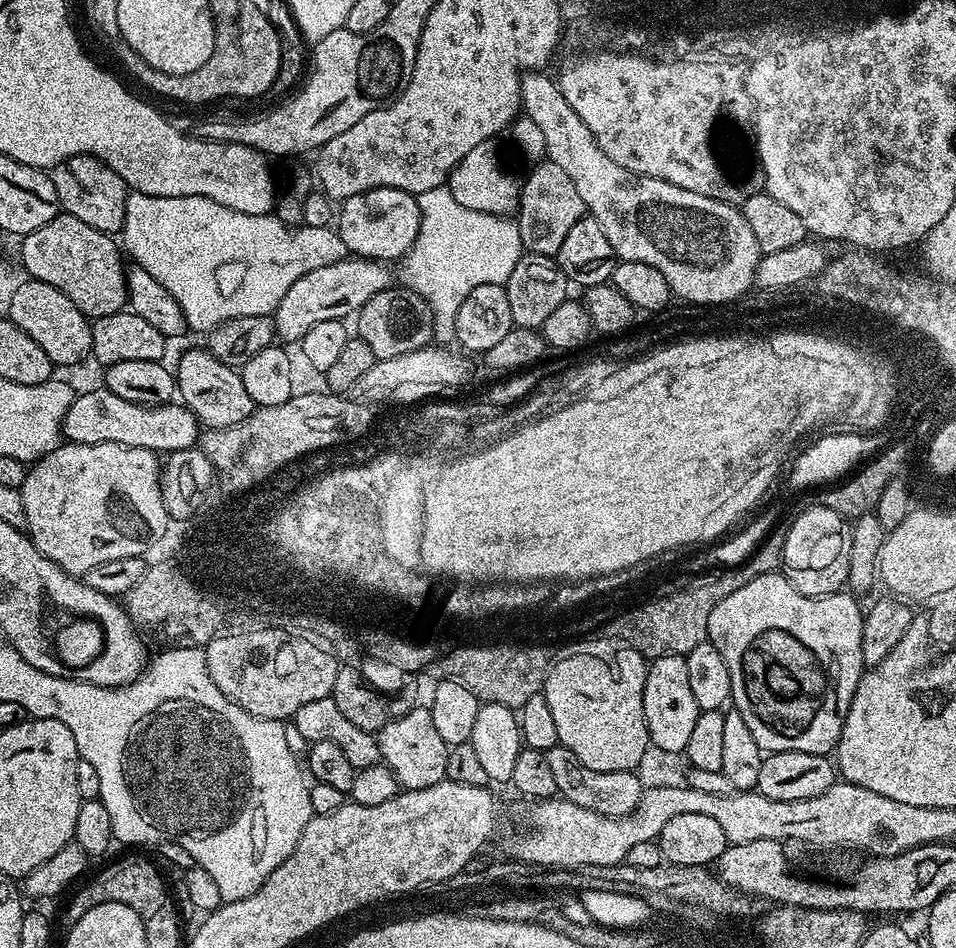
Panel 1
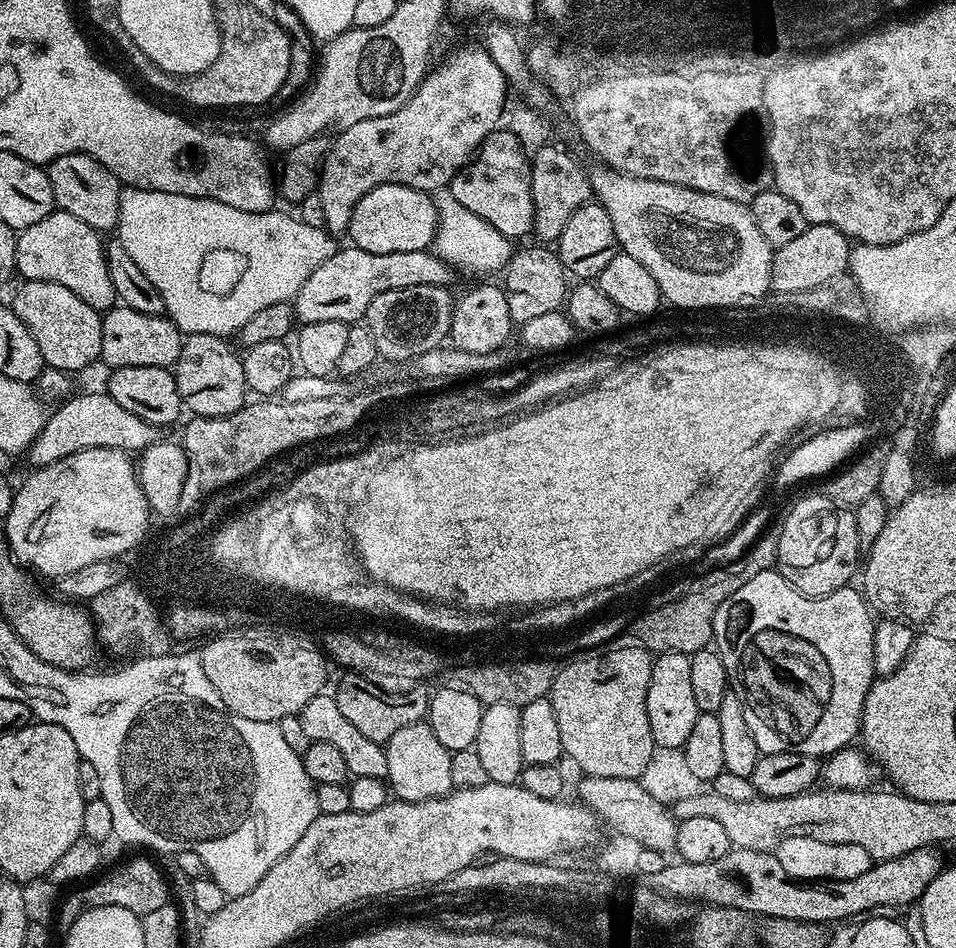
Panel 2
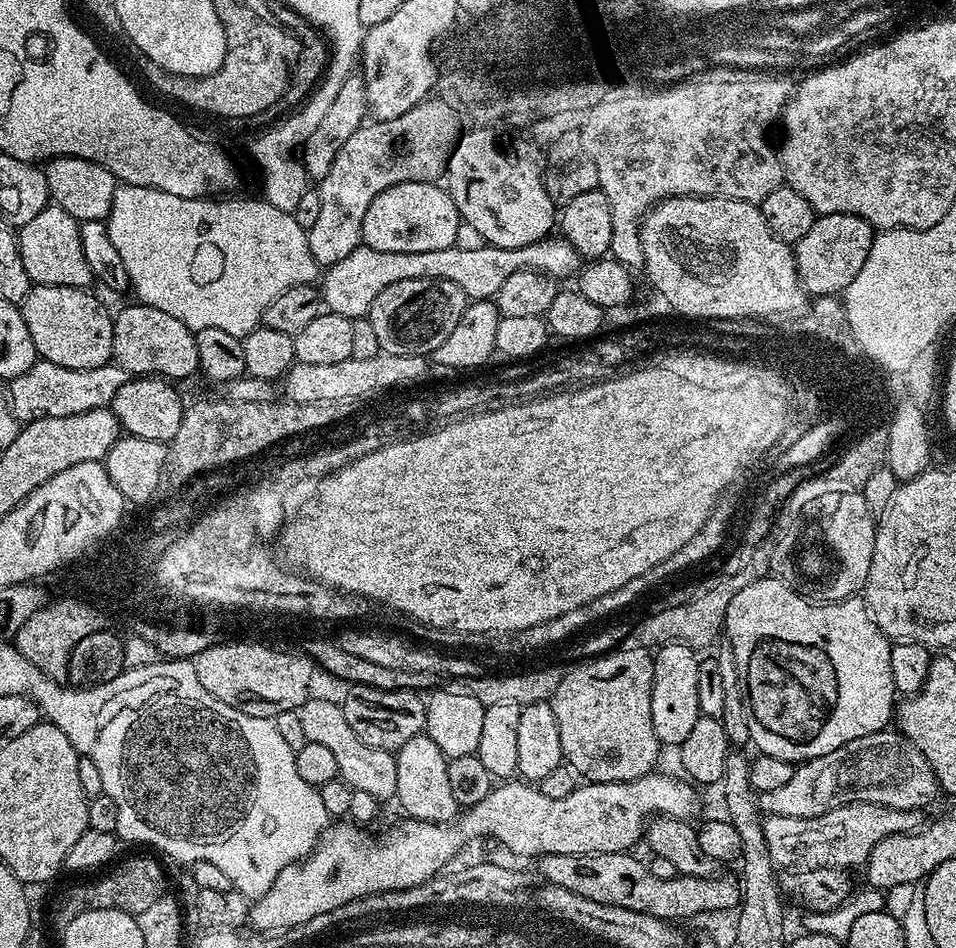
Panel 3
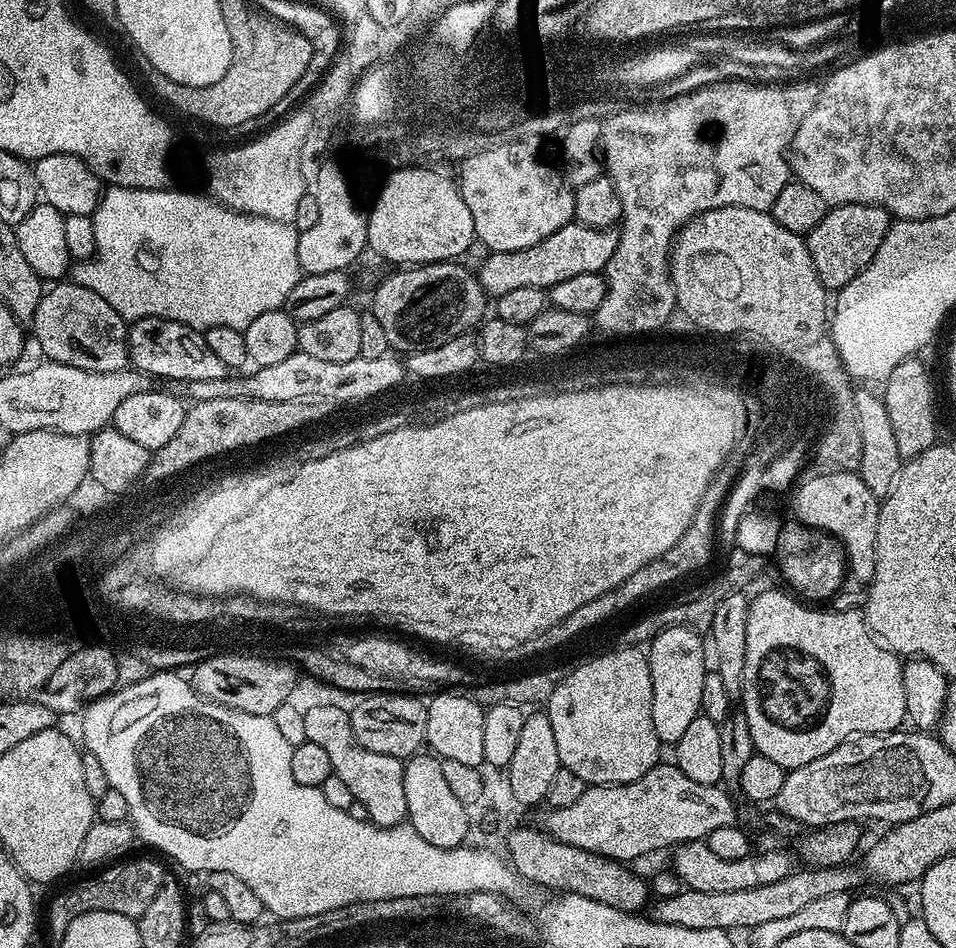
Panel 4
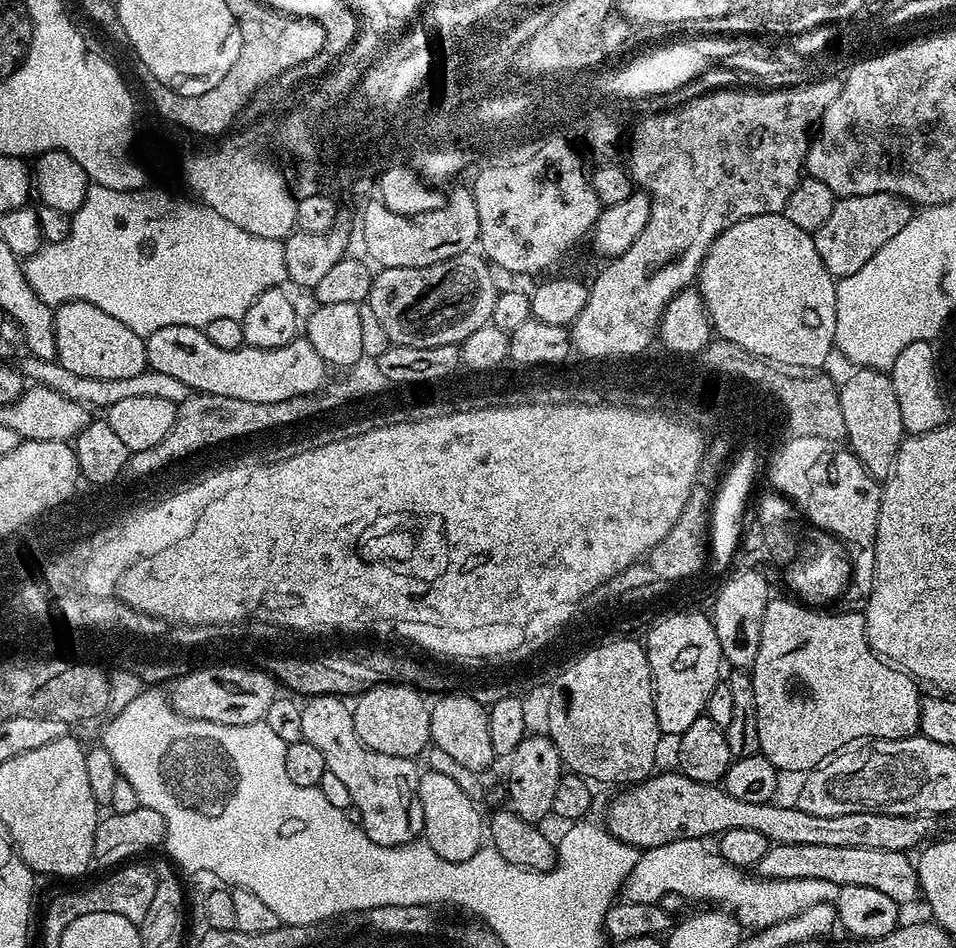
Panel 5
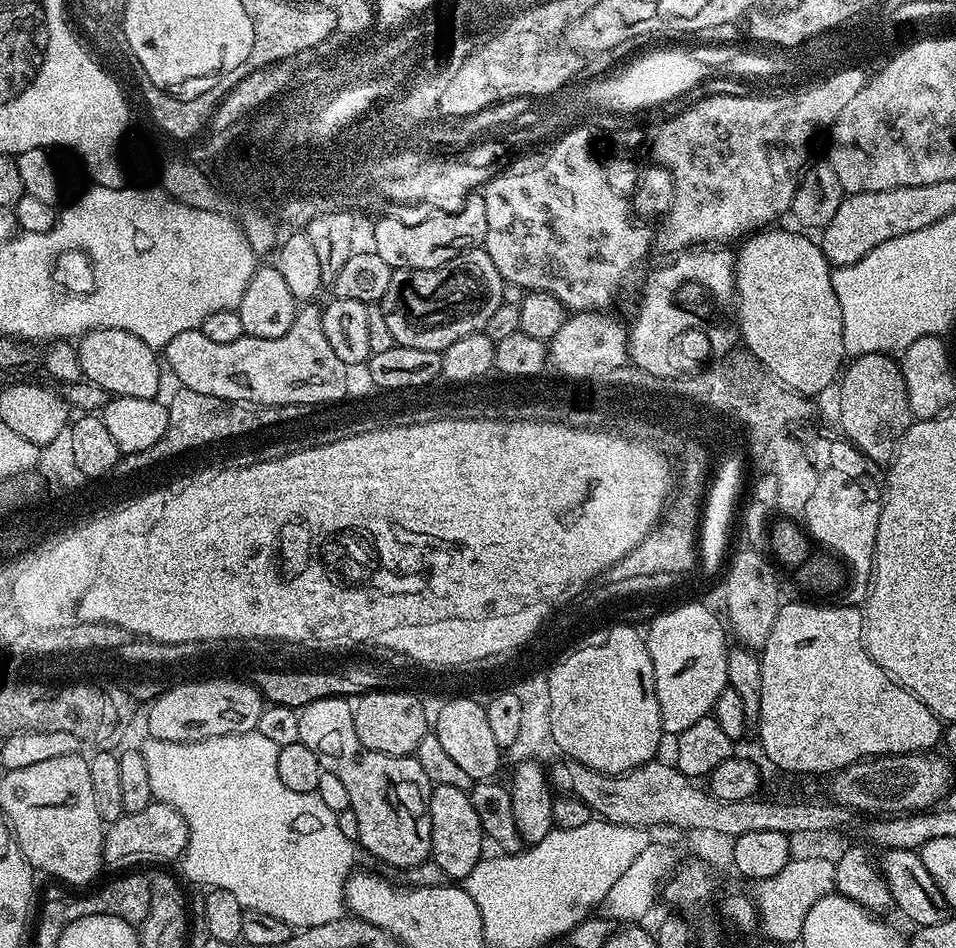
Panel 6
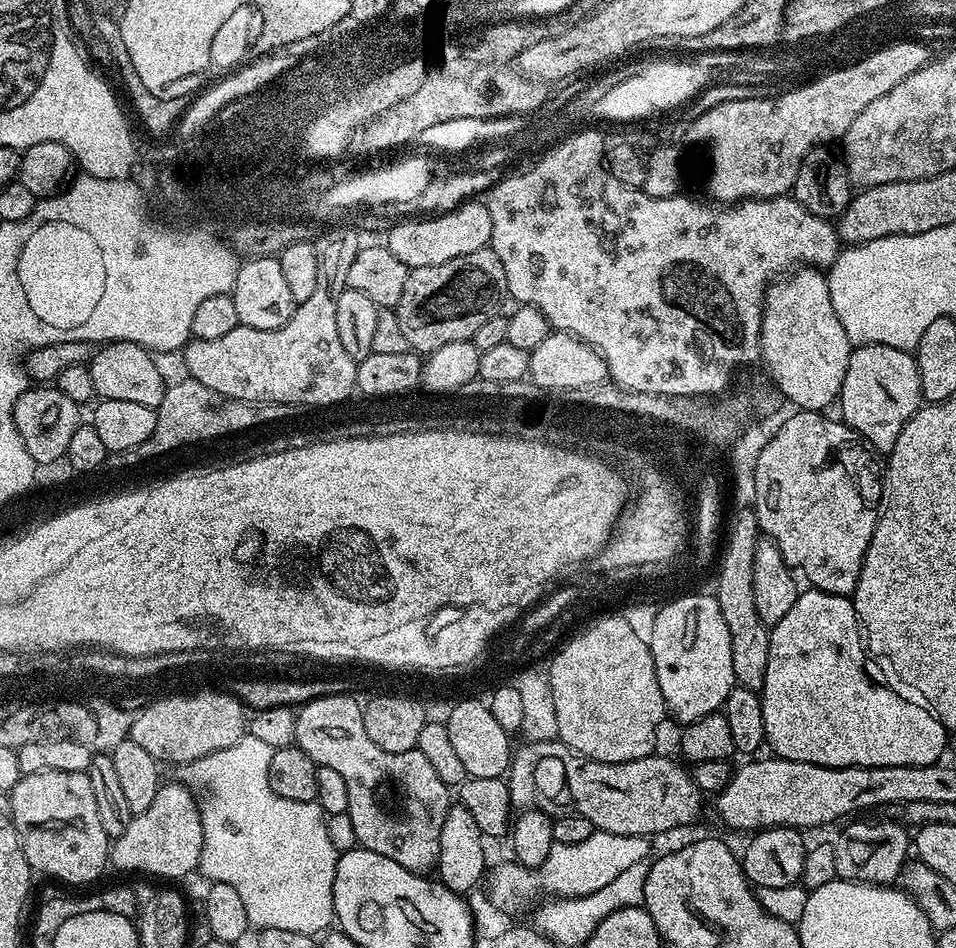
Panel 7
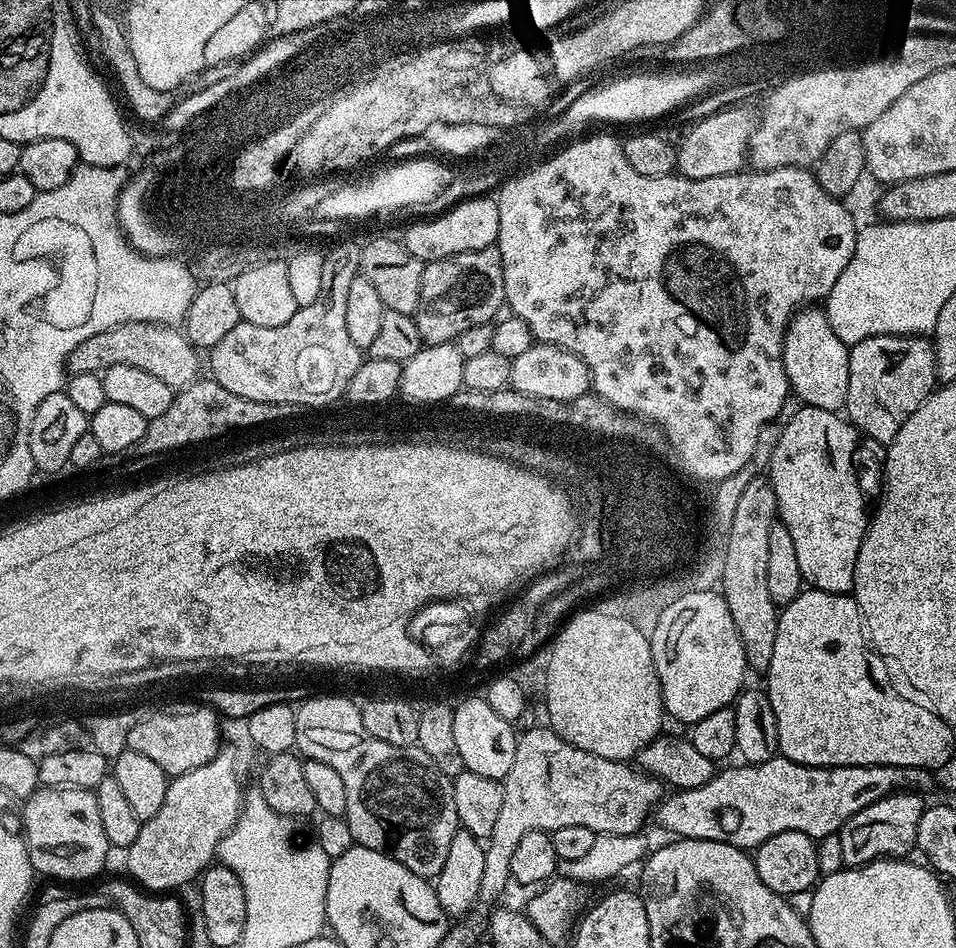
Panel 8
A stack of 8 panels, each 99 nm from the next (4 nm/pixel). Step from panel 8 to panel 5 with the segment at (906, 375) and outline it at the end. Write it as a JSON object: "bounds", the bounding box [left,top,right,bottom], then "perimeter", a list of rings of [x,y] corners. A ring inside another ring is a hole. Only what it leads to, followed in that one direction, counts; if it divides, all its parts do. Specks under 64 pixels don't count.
{"bounds":[839,367,906,482],"perimeter":[[[857,367],[839,385],[843,421],[846,424],[847,447],[862,462],[862,466],[877,482],[888,479],[896,455],[906,435],[898,398],[894,395],[892,377],[879,368]]]}

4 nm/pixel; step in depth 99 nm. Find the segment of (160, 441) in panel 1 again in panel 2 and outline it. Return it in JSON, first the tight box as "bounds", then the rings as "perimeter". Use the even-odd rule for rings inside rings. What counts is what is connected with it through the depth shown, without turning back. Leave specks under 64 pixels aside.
{"bounds":[26,391,157,469],"perimeter":[[[81,391],[77,395],[69,395],[55,405],[56,410],[51,411],[41,432],[26,451],[26,458],[32,463],[33,469],[44,468],[78,450],[117,448],[129,454],[139,454],[151,444],[157,443],[157,425],[138,418],[136,414],[130,414],[130,410],[122,410],[122,406],[118,406],[118,402],[114,402],[114,398],[110,398],[107,392],[90,394]]]}

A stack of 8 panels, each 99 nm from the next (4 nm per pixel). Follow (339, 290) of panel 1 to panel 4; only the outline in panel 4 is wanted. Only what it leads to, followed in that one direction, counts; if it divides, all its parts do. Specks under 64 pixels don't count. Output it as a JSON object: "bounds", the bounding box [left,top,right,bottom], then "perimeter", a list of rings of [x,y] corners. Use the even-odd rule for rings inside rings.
{"bounds":[475,222,620,298],"perimeter":[[[573,222],[554,230],[554,234],[542,238],[542,242],[526,246],[526,250],[488,252],[480,268],[475,269],[476,280],[488,298],[507,294],[521,286],[547,290],[566,278],[574,278],[577,274],[603,273],[606,262],[610,262],[614,254],[614,246],[618,244],[619,237],[620,233],[615,227],[591,228]]]}

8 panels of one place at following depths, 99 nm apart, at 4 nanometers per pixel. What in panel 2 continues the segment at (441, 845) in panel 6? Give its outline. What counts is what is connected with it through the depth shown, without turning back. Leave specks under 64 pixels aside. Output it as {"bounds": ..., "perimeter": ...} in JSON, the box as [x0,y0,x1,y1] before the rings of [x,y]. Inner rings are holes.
{"bounds":[384,722,453,802],"perimeter":[[[427,722],[402,726],[398,734],[388,739],[384,753],[388,767],[386,780],[395,799],[406,802],[437,800],[439,796],[447,796],[453,791],[450,778],[452,753],[446,750],[446,746],[442,746],[442,742],[438,742],[438,738],[434,738],[434,730]]]}

